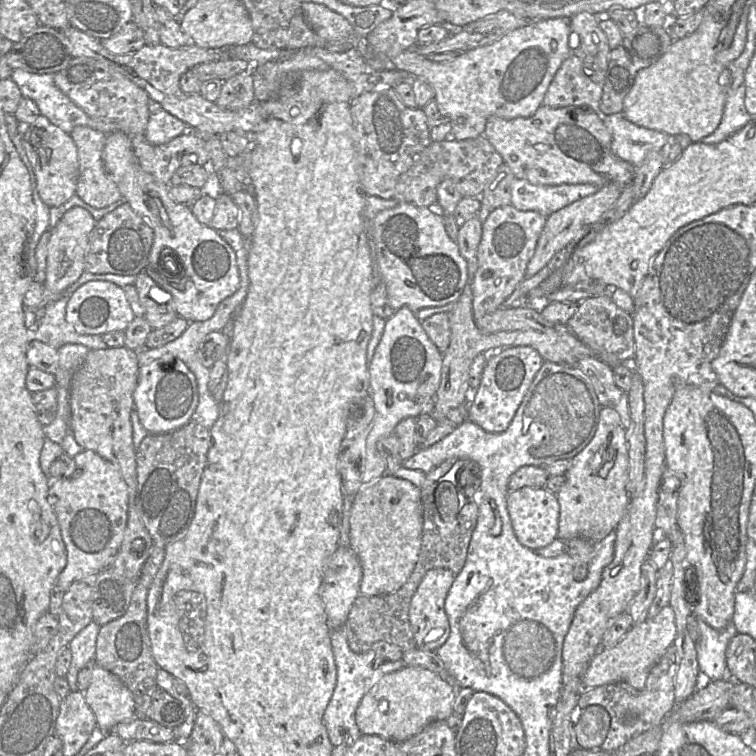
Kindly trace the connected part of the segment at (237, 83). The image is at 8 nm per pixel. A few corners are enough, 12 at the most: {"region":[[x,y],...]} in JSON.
{"region":[[250,67],[223,82],[215,103],[236,111],[254,100]]}

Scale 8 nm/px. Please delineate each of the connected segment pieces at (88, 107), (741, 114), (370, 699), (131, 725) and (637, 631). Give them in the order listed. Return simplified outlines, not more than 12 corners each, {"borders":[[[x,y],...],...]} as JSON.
{"borders":[[[72,58],[54,83],[93,118],[145,134],[147,92],[114,67]],[[746,86],[727,96],[716,130],[700,141],[719,143],[740,130],[752,115]],[[404,666],[355,714],[362,735],[402,742],[453,714],[451,682]],[[147,718],[117,724],[126,743],[177,741],[173,729]],[[667,605],[596,653],[583,689],[641,691],[675,637]]]}

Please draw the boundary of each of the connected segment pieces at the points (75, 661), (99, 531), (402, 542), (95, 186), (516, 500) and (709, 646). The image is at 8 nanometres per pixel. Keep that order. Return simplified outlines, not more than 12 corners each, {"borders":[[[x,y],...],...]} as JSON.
{"borders":[[[91,621],[70,641],[71,664],[65,676],[78,691],[80,669],[95,660],[100,625]],[[92,450],[50,480],[67,553],[56,585],[114,561],[127,525],[120,471]],[[386,473],[355,494],[360,594],[389,594],[418,560],[421,489]],[[76,126],[76,194],[96,209],[124,199],[102,160],[107,134]],[[525,486],[509,491],[517,540],[537,551],[557,538],[555,493]],[[697,619],[695,642],[704,682],[734,680],[726,648],[737,634],[731,621],[715,630]]]}

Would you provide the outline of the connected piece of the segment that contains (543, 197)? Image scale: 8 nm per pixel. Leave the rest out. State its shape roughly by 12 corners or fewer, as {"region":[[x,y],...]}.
{"region":[[515,177],[511,205],[548,217],[596,193],[589,183],[534,185]]}

